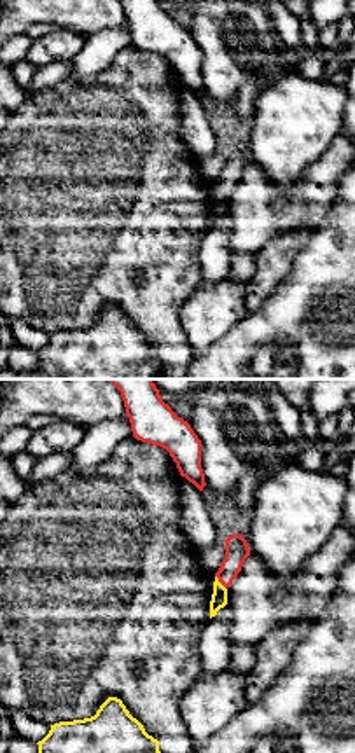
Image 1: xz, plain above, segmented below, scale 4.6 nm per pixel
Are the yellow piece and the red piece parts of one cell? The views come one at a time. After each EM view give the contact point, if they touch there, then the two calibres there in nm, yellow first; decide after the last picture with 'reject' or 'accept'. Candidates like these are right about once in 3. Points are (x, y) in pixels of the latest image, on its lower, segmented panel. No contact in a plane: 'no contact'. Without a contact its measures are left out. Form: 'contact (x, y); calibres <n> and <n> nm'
contact (219, 582); calibres 80 and 110 nm

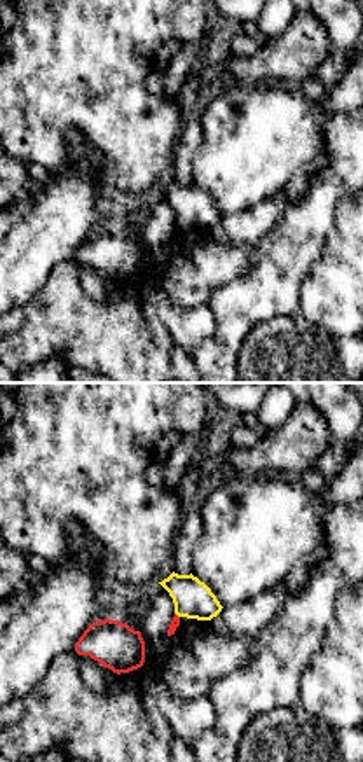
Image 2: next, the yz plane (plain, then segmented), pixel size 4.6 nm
contact (177, 614); calibres 180 and 50 nm

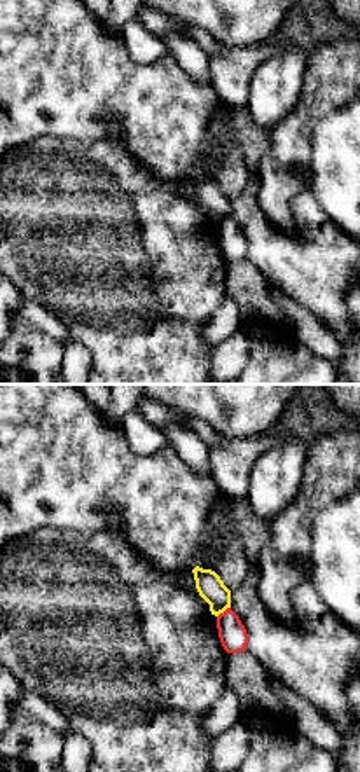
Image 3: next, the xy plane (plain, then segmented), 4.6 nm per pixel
contact (222, 612); calibres 120 and 130 nm

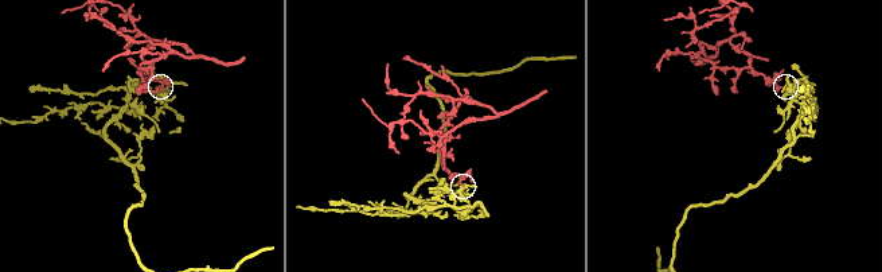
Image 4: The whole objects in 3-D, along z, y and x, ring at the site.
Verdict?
reject

